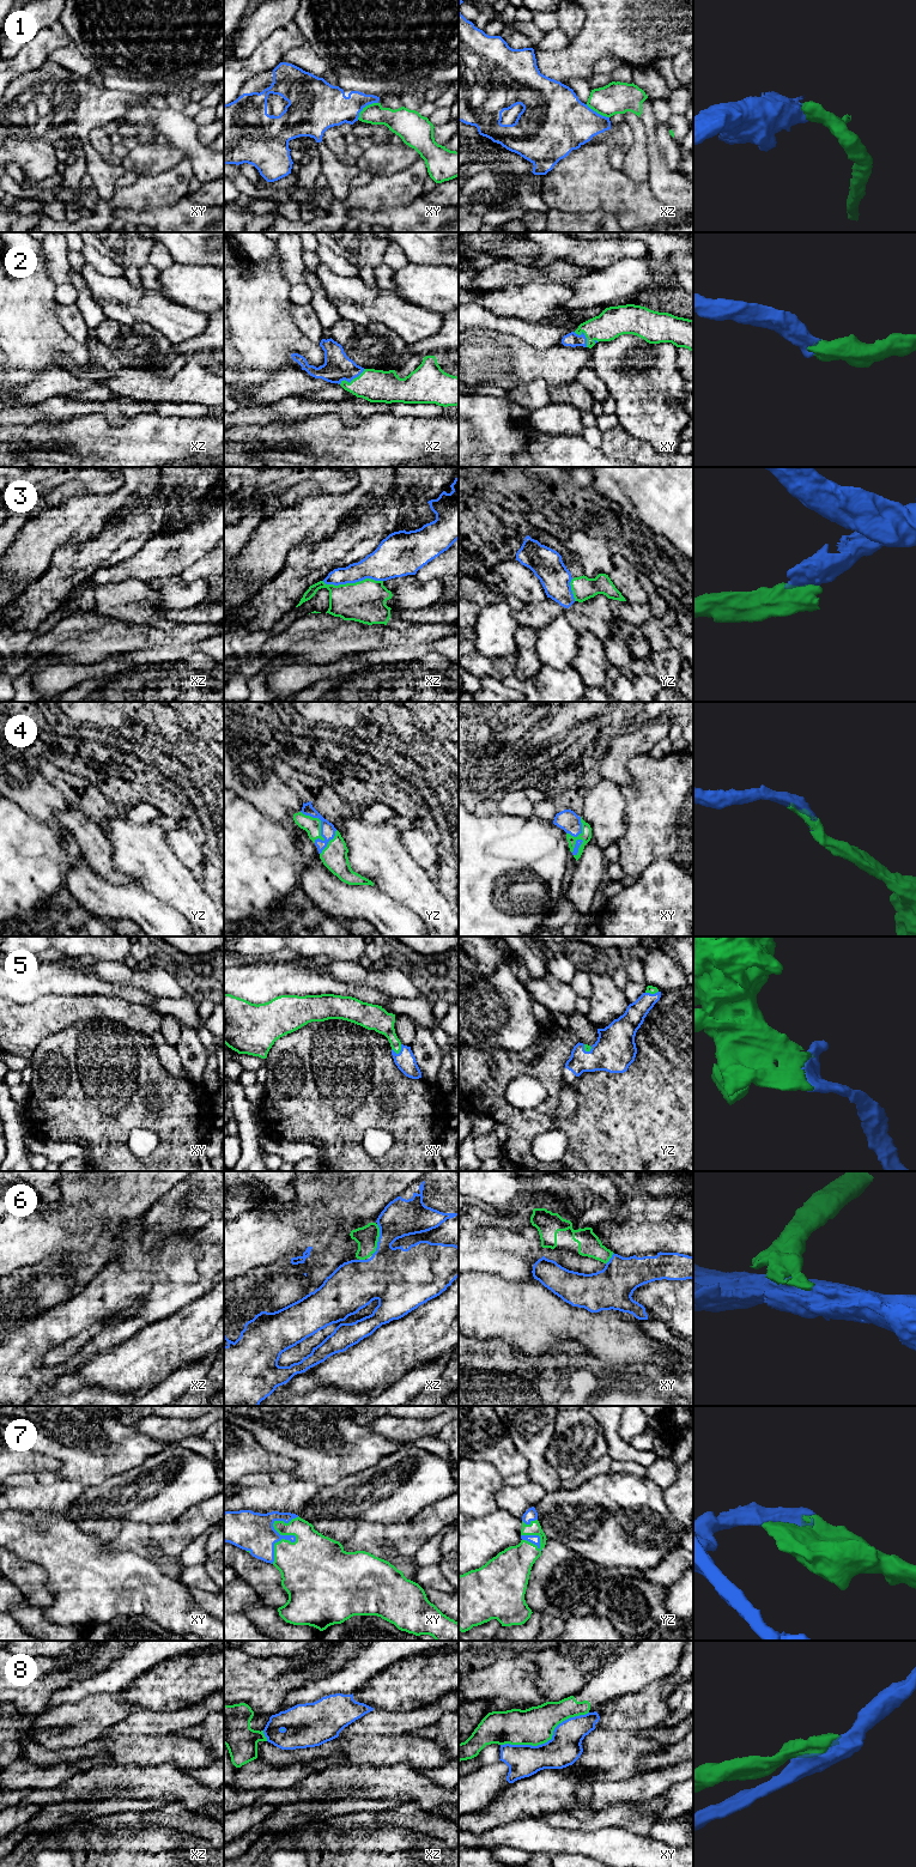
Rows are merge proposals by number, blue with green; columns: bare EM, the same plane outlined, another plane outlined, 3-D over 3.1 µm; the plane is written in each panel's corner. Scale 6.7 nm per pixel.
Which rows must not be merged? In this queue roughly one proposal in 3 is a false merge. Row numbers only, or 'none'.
1, 3, 8

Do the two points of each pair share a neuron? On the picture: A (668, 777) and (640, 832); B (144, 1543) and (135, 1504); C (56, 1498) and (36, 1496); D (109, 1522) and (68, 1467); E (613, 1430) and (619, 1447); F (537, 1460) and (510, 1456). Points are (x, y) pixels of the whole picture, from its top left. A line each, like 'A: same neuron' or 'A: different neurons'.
A: same neuron
B: different neurons
C: same neuron
D: different neurons
E: same neuron
F: different neurons

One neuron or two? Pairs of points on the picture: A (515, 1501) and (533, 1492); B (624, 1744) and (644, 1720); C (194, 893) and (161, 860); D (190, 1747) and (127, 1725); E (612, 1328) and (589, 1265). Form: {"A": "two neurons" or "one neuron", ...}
{"A": "one neuron", "B": "two neurons", "C": "one neuron", "D": "two neurons", "E": "two neurons"}

